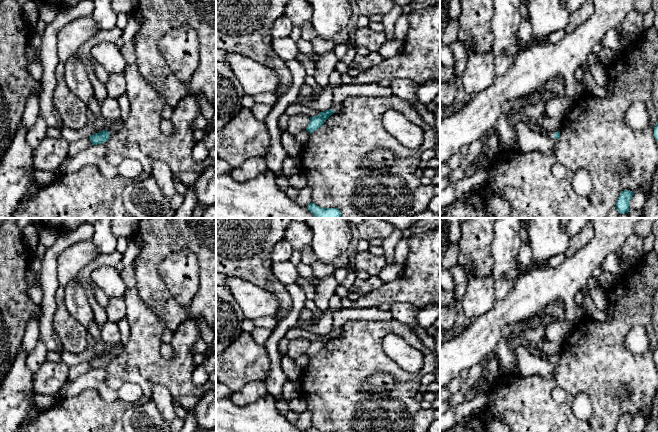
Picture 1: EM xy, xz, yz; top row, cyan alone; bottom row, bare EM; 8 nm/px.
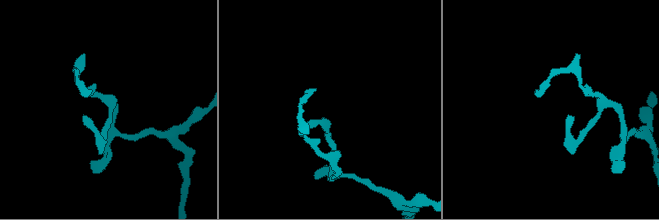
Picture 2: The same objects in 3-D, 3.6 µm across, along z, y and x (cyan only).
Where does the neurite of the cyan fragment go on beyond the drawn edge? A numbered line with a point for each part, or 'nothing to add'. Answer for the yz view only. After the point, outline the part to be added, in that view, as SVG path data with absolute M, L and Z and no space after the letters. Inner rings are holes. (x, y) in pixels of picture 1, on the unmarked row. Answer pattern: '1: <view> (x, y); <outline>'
nothing to add

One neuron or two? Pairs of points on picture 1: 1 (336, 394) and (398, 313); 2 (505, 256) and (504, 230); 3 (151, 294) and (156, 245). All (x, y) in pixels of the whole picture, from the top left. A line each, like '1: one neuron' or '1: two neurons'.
1: two neurons
2: one neuron
3: one neuron

